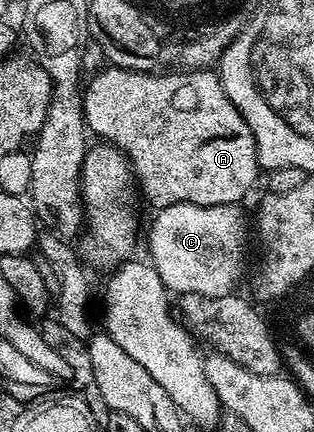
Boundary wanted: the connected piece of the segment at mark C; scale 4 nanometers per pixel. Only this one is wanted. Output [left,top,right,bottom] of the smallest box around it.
[147,203,249,295]

